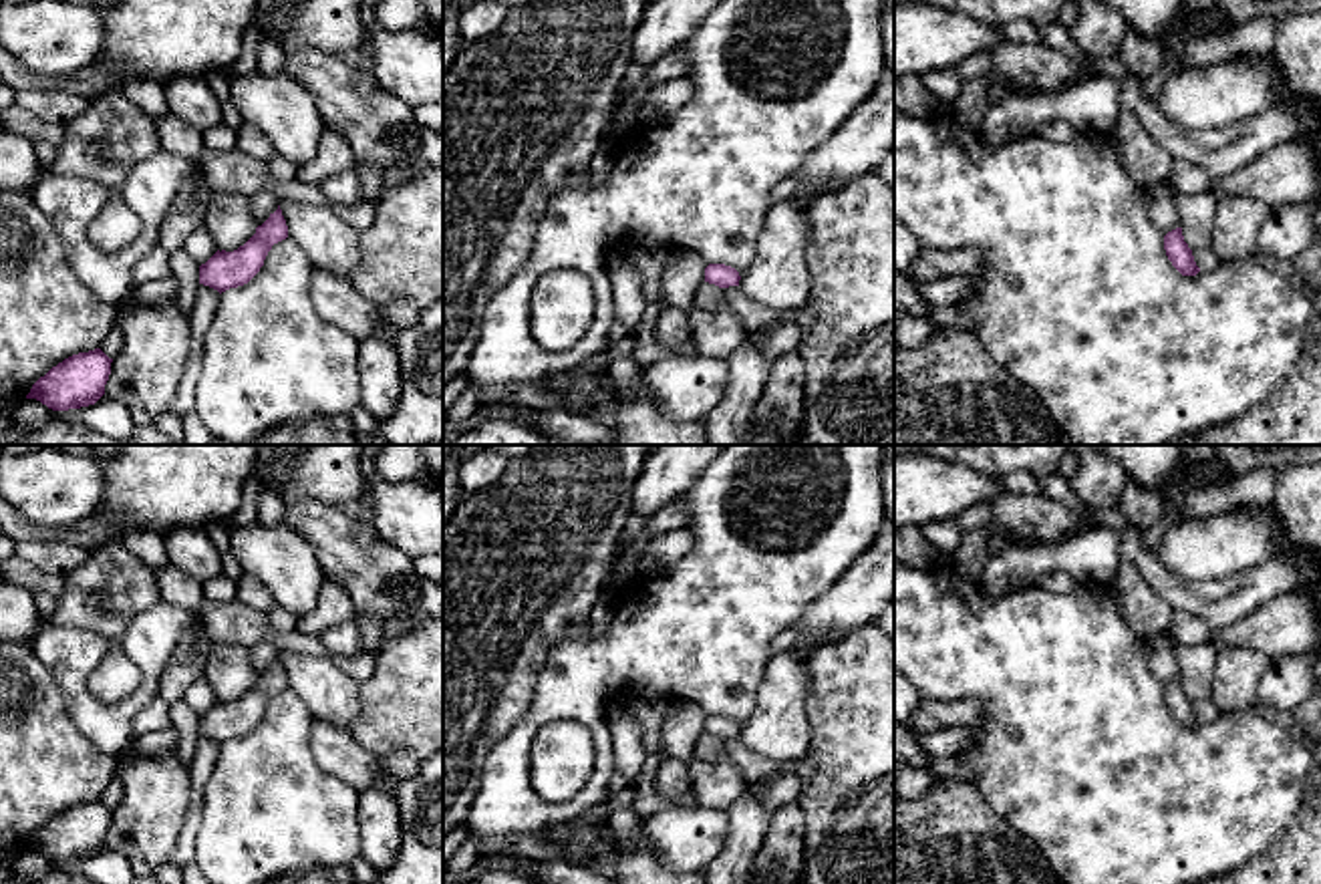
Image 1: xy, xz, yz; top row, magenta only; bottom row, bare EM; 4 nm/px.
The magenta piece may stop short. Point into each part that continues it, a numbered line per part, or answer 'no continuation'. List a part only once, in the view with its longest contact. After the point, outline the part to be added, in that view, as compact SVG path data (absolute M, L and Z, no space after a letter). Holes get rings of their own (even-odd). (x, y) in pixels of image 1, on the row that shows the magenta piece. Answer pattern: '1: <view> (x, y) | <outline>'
no continuation

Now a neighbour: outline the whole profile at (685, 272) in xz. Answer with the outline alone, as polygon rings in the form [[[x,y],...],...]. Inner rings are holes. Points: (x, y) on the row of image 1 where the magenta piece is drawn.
[[[681,250],[663,270],[660,306],[689,310],[695,306],[697,288],[705,282],[709,262],[695,252]]]

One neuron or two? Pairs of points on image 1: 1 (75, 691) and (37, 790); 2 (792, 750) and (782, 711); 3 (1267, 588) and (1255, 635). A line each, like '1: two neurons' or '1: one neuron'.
1: two neurons
2: one neuron
3: two neurons

